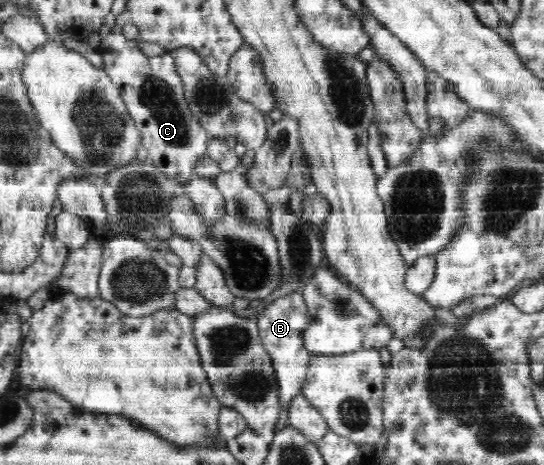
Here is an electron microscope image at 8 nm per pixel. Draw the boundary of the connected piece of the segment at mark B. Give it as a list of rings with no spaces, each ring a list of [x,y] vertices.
[[[299,291],[291,292],[269,304],[264,312],[257,316],[258,333],[260,339],[272,360],[276,374],[277,393],[280,396],[280,419],[274,431],[284,429],[287,425],[287,411],[290,409],[291,399],[301,393],[301,387],[308,371],[311,353],[303,344],[303,331],[308,327],[311,318],[308,314],[308,305],[303,294]]]

